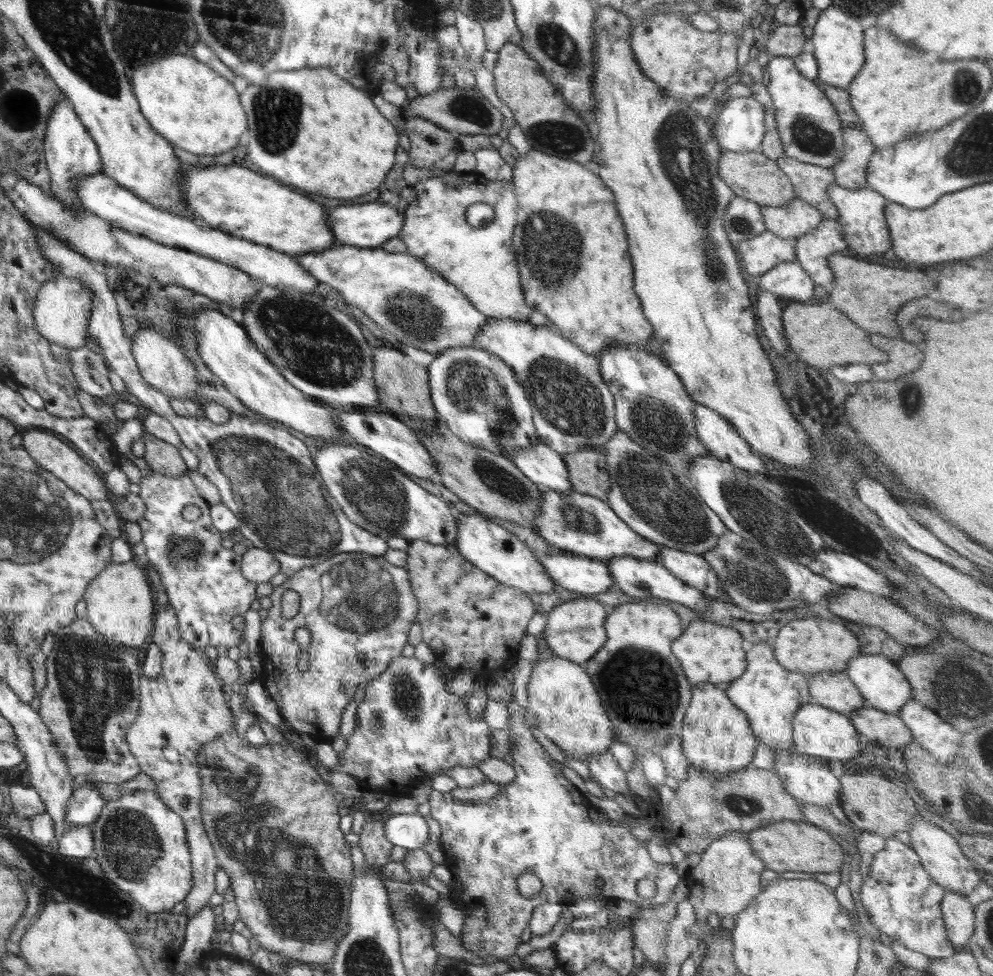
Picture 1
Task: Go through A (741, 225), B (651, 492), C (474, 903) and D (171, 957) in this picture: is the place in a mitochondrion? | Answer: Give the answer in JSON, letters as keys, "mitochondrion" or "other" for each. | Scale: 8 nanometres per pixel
{"A":"mitochondrion","B":"mitochondrion","C":"other","D":"other"}

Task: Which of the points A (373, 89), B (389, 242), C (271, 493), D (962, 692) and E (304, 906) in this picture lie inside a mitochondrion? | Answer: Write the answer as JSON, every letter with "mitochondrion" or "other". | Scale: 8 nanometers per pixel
{"A":"other","B":"other","C":"mitochondrion","D":"mitochondrion","E":"mitochondrion"}

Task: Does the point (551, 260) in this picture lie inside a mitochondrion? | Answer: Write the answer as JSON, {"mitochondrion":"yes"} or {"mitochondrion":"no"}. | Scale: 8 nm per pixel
{"mitochondrion":"yes"}

